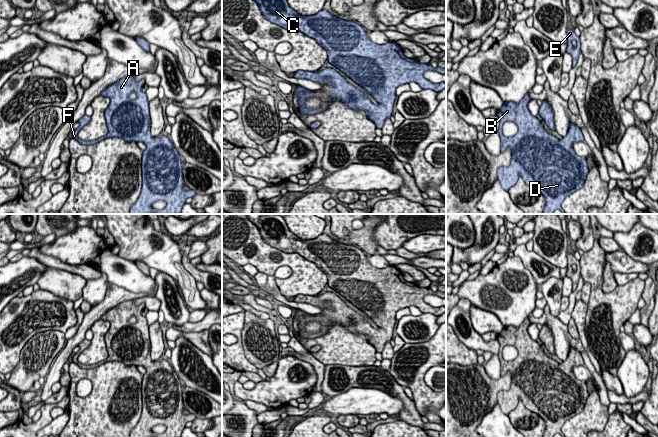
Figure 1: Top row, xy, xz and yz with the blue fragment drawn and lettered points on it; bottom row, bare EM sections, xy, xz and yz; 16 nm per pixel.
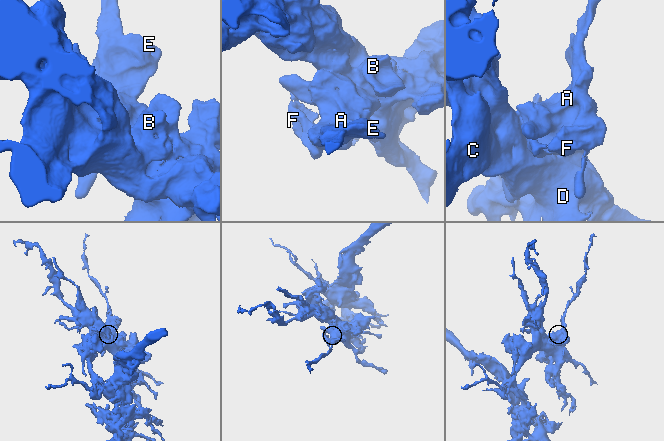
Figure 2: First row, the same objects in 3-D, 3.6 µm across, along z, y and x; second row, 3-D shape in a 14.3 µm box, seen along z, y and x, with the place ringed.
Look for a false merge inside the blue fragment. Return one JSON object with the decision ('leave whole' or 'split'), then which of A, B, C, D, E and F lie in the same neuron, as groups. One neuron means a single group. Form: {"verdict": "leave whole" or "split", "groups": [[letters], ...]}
{"verdict": "leave whole", "groups": [["A", "B", "C", "D", "E", "F"]]}

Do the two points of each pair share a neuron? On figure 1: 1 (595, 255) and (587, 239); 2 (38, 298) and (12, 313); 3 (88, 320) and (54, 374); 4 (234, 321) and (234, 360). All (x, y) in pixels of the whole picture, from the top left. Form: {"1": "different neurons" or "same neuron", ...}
{"1": "different neurons", "2": "same neuron", "3": "same neuron", "4": "same neuron"}

